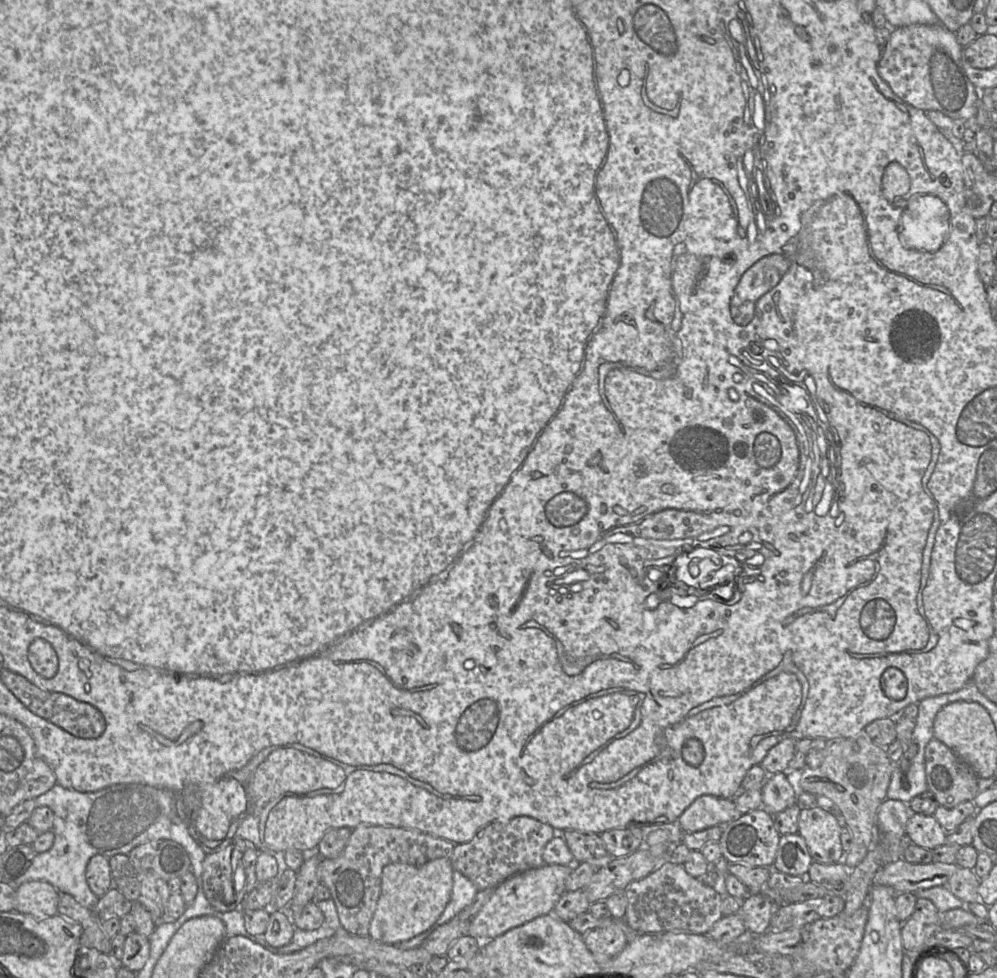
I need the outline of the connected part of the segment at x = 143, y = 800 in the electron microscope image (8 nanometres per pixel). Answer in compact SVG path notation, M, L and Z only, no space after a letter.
M56 783L50 790L48 790L47 792L45 792L42 795L39 795L38 797L36 797L35 799L35 803L36 803L36 807L40 807L40 806L47 806L49 807L53 813L54 813L54 822L53 822L53 827L52 827L52 832L54 833L54 843L52 845L52 847L45 852L42 853L38 853L35 858L33 859L30 867L26 870L26 872L21 875L20 877L16 878L14 880L14 882L7 882L7 883L11 883L11 885L14 888L17 888L18 886L22 885L25 882L29 882L29 881L33 881L33 880L40 880L40 881L45 881L50 883L52 886L54 886L59 892L64 892L67 893L71 896L73 896L75 898L75 900L81 904L82 906L86 907L86 908L93 908L99 897L97 897L90 889L87 880L86 880L86 867L87 864L90 860L91 857L95 856L95 855L102 855L105 856L107 858L110 858L116 854L126 854L128 855L129 852L136 847L137 845L149 842L149 841L154 841L154 840L172 840L177 842L179 845L181 845L187 852L190 861L191 861L191 868L190 870L194 873L196 880L197 880L197 884L198 884L198 890L197 890L197 894L195 896L195 899L193 900L193 902L186 908L185 912L180 916L183 919L183 922L185 923L187 920L194 918L194 917L200 917L200 916L205 916L205 915L213 915L217 918L219 918L225 925L225 930L226 930L226 939L233 937L233 936L244 936L246 938L248 938L248 934L245 933L245 925L244 925L244 913L241 909L236 909L233 911L229 911L229 912L218 912L216 911L207 901L203 889L202 889L202 872L203 872L203 861L205 856L207 855L206 850L192 837L187 822L186 822L186 816L185 816L185 807L184 804L181 801L181 795L173 792L172 790L168 790L166 788L162 788L162 787L154 787L154 786L150 786L148 784L145 783L132 783L132 784L117 784L117 785L113 785L107 788L104 788L102 790L98 790L95 792L80 792L80 791L76 791L76 790L72 790L72 789L68 789L65 788L61 785L59 785L58 783Z

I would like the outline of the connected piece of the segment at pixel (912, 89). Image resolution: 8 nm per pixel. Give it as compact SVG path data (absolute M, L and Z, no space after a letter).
M940 23L893 28L888 42L882 48L877 71L893 93L904 102L922 111L939 111L953 120L963 120L966 128L976 133L980 91L970 82L963 69L963 47L957 42L955 33Z

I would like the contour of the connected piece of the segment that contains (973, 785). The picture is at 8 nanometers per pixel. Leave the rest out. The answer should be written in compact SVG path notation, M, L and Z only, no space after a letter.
M933 738L925 747L925 770L928 791L932 792L940 806L953 808L962 802L973 801L979 793L978 776L949 747Z

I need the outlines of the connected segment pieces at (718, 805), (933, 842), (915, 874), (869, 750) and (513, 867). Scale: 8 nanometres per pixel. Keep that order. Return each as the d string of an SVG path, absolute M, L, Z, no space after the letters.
M703 795L680 815L677 826L683 833L693 833L715 825L727 825L741 815L733 799Z
M911 814L906 832L911 843L934 850L945 844L946 831L933 815Z
M903 859L882 866L873 877L873 885L891 887L896 893L915 892L944 886L960 868L955 864L911 864Z
M860 733L854 737L849 738L835 738L827 742L827 745L824 748L824 760L822 764L817 768L808 768L805 767L802 770L802 773L799 778L799 791L806 791L815 795L821 795L829 798L831 801L833 801L839 810L841 811L843 815L843 825L848 827L852 833L853 836L853 844L850 848L850 850L845 853L843 862L849 869L853 869L856 867L867 855L868 851L874 847L874 844L876 842L876 825L877 825L877 813L880 805L882 802L887 799L887 790L891 781L891 776L894 771L894 763L889 759L887 752L887 747L880 747L876 744L874 744L870 738L865 733Z
M518 816L507 822L494 822L481 829L470 841L455 844L450 861L453 868L468 878L478 890L496 888L515 874L542 866L544 848L556 833L558 831L549 824L529 816Z

